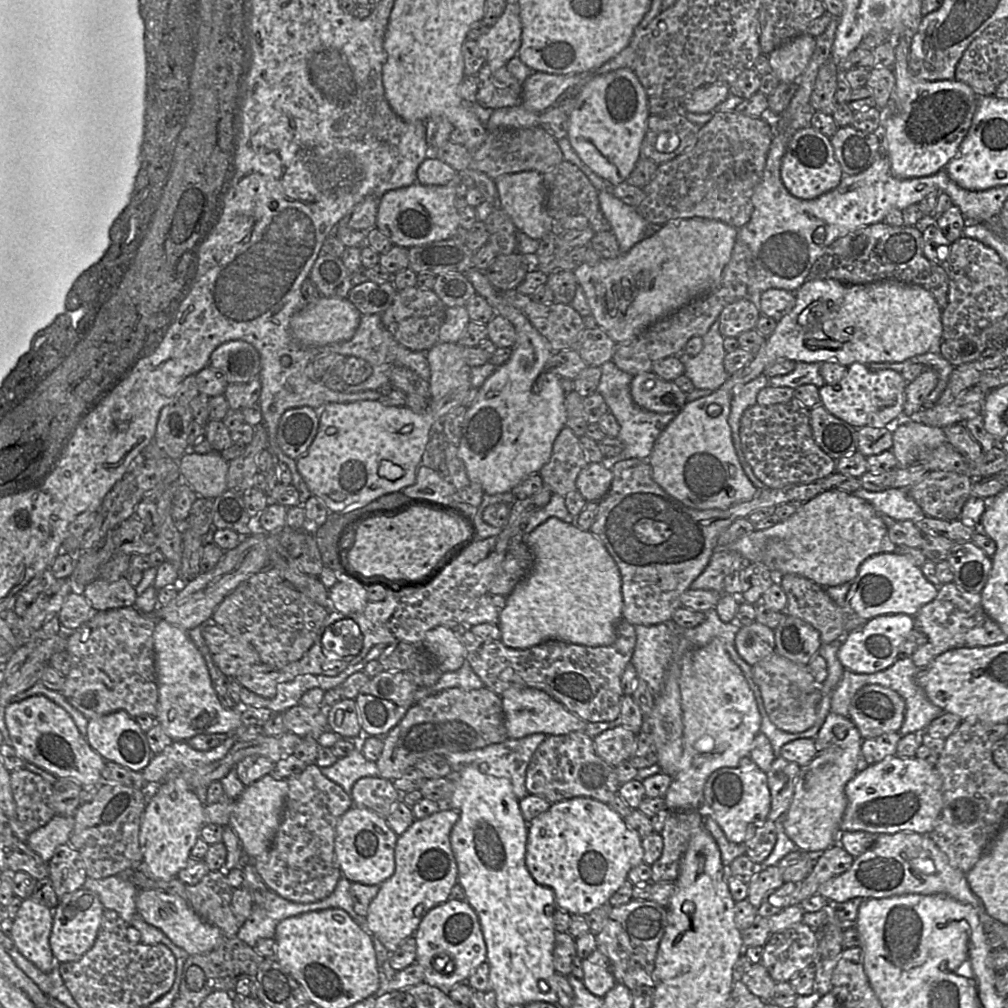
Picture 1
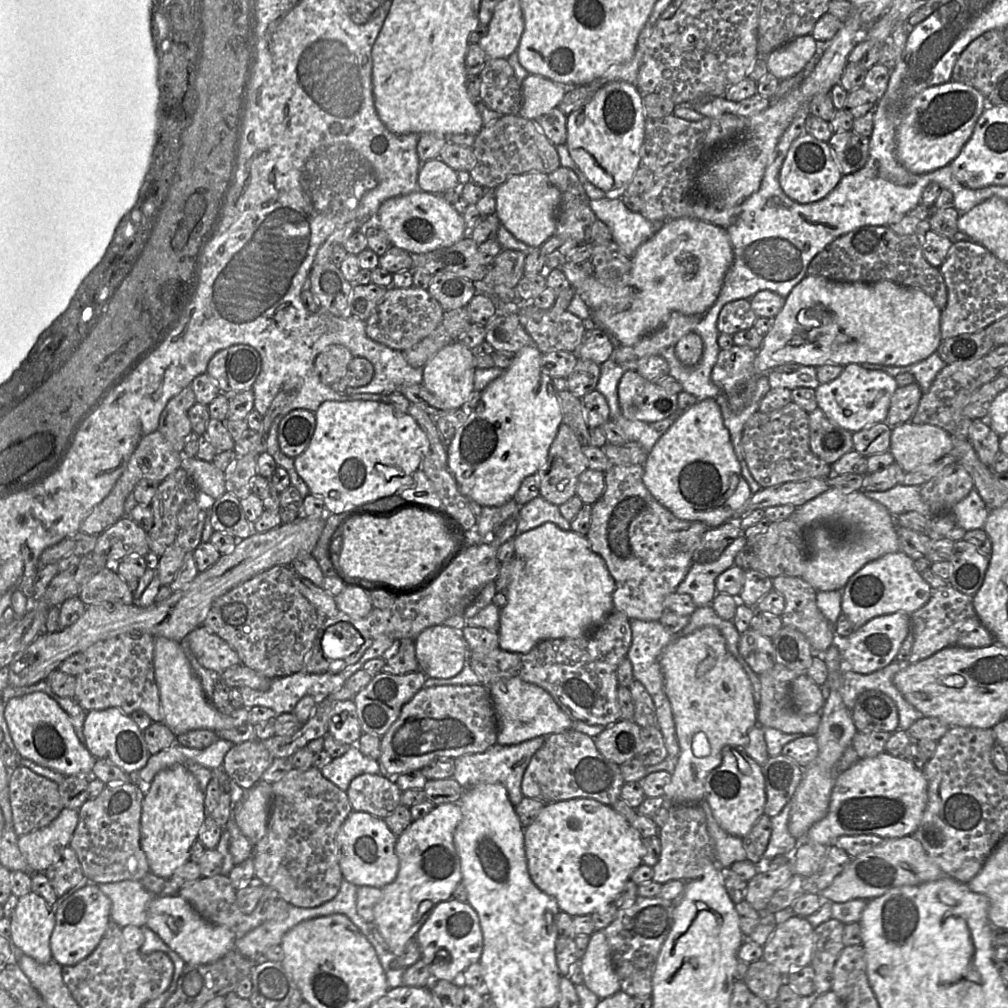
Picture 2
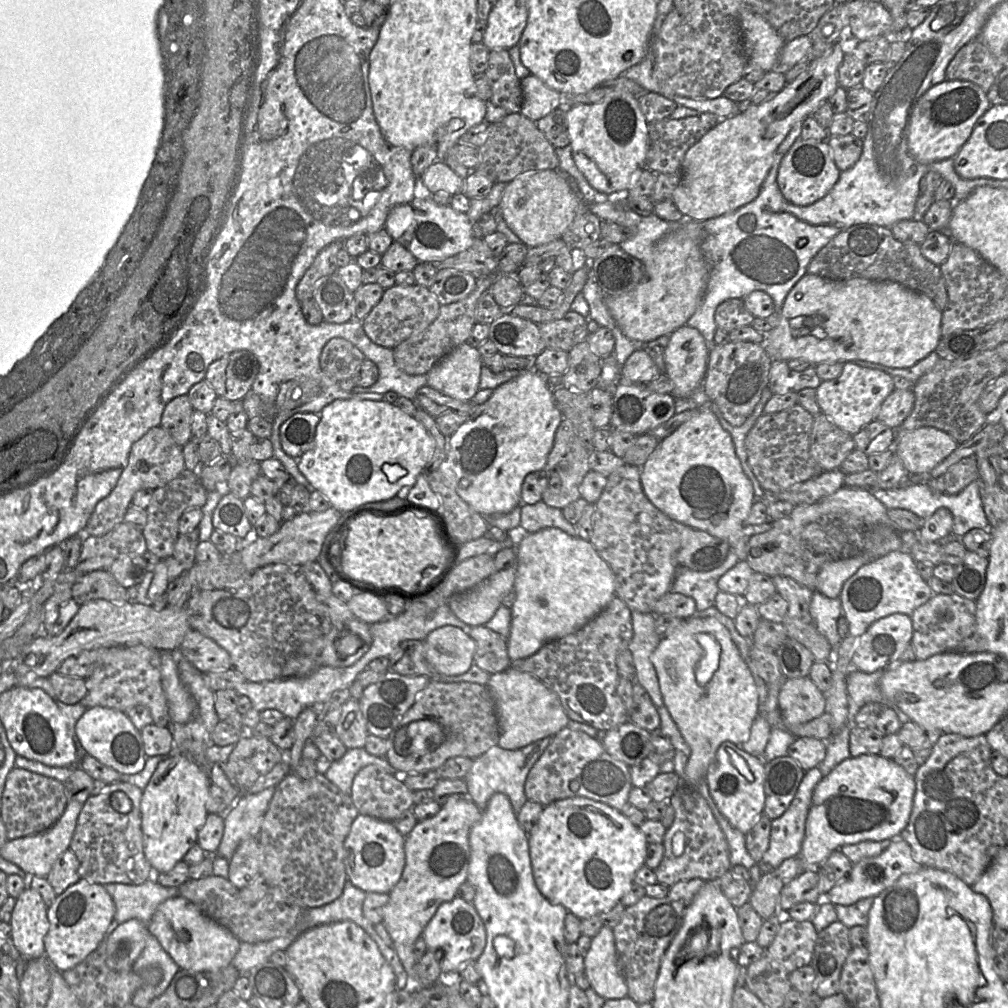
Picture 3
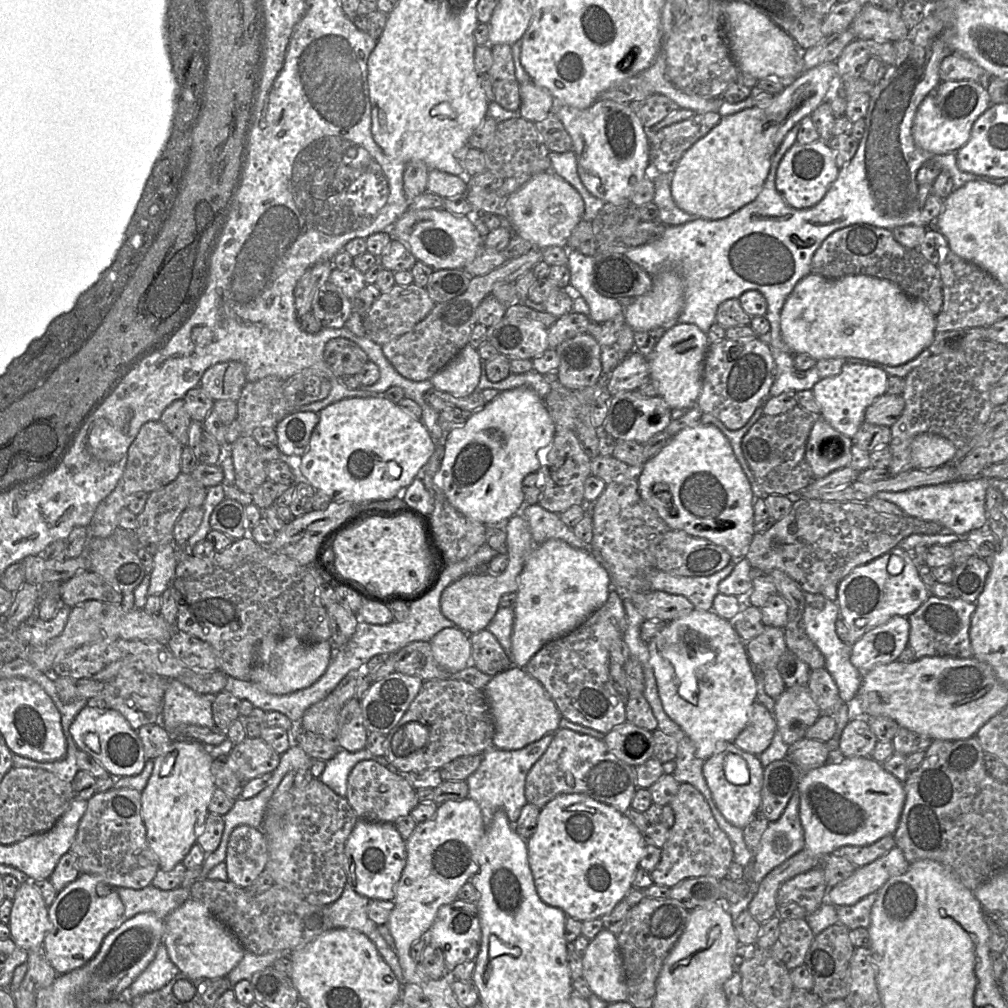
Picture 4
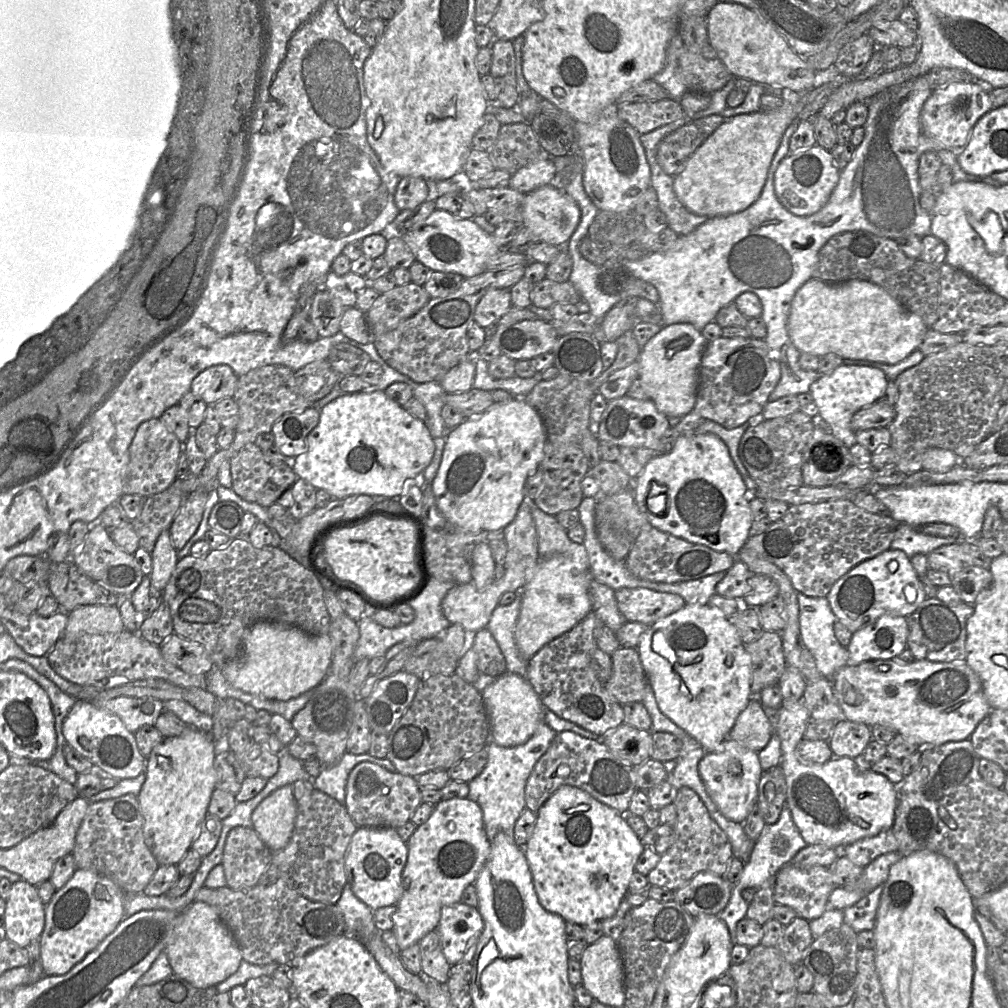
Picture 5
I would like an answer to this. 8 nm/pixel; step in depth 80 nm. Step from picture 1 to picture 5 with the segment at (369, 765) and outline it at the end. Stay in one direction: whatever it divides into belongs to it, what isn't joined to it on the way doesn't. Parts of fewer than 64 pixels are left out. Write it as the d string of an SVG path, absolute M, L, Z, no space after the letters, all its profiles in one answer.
M346 751L337 763L323 767L320 774L316 778L312 778L313 788L344 804L349 773L361 762L371 762L384 767L390 772L397 772L395 766L387 758L379 759L368 753L354 755Z

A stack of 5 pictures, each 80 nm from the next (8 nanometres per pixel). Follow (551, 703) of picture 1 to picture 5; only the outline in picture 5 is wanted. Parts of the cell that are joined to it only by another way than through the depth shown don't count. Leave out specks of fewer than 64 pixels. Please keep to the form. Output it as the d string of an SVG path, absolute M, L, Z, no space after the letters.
M506 672L488 685L482 696L490 723L490 741L499 746L515 747L526 743L543 722L545 707L531 684L519 675Z

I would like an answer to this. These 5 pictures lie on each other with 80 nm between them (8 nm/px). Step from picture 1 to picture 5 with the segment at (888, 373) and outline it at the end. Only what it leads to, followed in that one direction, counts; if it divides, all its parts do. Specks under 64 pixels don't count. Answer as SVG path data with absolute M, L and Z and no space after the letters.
M854 364L840 365L830 373L819 376L809 390L818 407L819 421L848 448L852 447L857 442L856 432L851 428L853 415L861 408L878 401L886 390L888 380L880 368Z

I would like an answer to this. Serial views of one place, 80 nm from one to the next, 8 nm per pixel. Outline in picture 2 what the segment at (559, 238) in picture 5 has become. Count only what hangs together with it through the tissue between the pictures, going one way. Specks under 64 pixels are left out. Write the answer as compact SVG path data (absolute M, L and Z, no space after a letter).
M541 172L513 175L496 188L496 215L500 222L518 240L533 248L541 247L555 235L560 202L560 191Z

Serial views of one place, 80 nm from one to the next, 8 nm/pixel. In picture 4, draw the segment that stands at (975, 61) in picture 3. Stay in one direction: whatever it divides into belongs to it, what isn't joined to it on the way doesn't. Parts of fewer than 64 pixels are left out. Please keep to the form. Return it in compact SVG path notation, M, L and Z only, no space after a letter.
M951 53L940 64L939 78L941 82L972 80L987 90L987 85L993 77L967 57Z

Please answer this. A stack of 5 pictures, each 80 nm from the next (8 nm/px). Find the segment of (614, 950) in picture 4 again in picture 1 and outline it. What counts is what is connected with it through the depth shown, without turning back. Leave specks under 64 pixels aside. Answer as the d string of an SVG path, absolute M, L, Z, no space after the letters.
M597 948L587 958L583 959L583 983L595 996L604 996L617 983L609 959Z

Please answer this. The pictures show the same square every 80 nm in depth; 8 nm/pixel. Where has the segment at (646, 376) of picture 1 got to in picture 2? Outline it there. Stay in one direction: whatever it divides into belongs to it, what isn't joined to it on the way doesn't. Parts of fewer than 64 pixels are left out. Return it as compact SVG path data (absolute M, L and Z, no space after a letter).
M635 370L624 372L618 384L618 400L622 414L629 420L653 423L678 410L678 396L650 382Z

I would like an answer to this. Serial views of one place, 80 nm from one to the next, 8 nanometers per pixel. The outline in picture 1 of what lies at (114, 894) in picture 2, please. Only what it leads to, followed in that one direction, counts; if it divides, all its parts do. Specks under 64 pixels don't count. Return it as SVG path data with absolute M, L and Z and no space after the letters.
M119 876L104 879L87 877L83 887L98 894L105 909L116 911L130 926L137 915L136 897L139 889Z

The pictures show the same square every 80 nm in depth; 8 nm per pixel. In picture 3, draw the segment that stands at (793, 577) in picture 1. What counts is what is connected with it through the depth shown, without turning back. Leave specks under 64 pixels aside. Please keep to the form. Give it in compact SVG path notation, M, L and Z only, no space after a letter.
M776 575L772 579L777 592L788 603L788 610L782 621L787 637L804 645L815 661L827 663L831 645L818 632L809 611L813 591L790 577Z

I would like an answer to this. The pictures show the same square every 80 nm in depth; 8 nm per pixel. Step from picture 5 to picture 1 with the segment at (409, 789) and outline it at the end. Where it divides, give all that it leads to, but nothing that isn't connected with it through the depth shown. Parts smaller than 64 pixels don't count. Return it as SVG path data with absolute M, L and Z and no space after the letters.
M363 777L355 782L350 796L354 805L365 807L386 817L401 799L393 781L377 777Z

